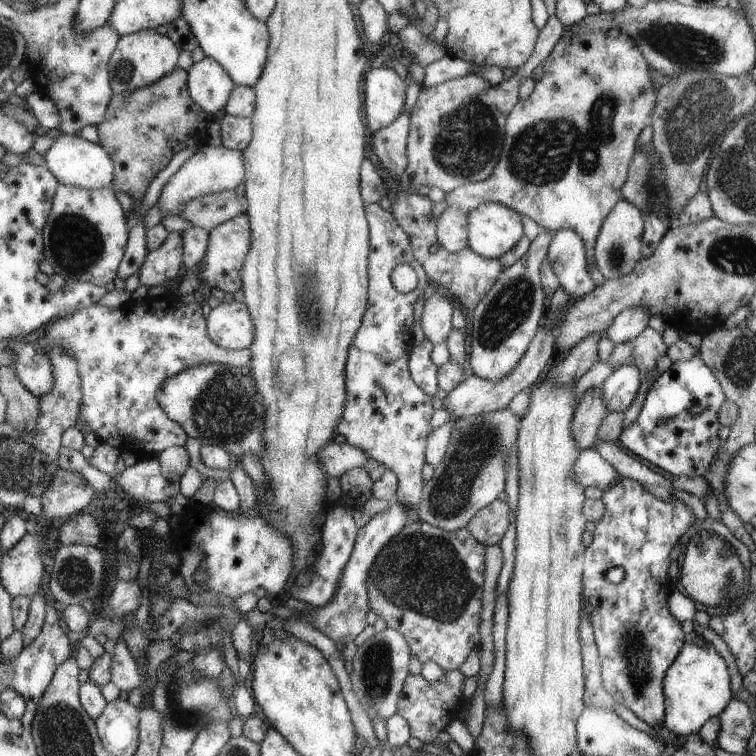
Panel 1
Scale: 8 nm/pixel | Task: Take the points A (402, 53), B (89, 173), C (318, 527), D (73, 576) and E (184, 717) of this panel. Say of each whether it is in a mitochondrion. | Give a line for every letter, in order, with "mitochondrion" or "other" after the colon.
A: other
B: other
C: other
D: mitochondrion
E: mitochondrion

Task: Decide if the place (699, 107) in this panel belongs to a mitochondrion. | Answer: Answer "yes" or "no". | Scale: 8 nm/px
yes

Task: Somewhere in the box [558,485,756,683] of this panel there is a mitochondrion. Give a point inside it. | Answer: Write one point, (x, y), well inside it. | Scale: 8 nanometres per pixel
(712, 560)

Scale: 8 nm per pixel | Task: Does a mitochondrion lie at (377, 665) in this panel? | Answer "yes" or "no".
yes

